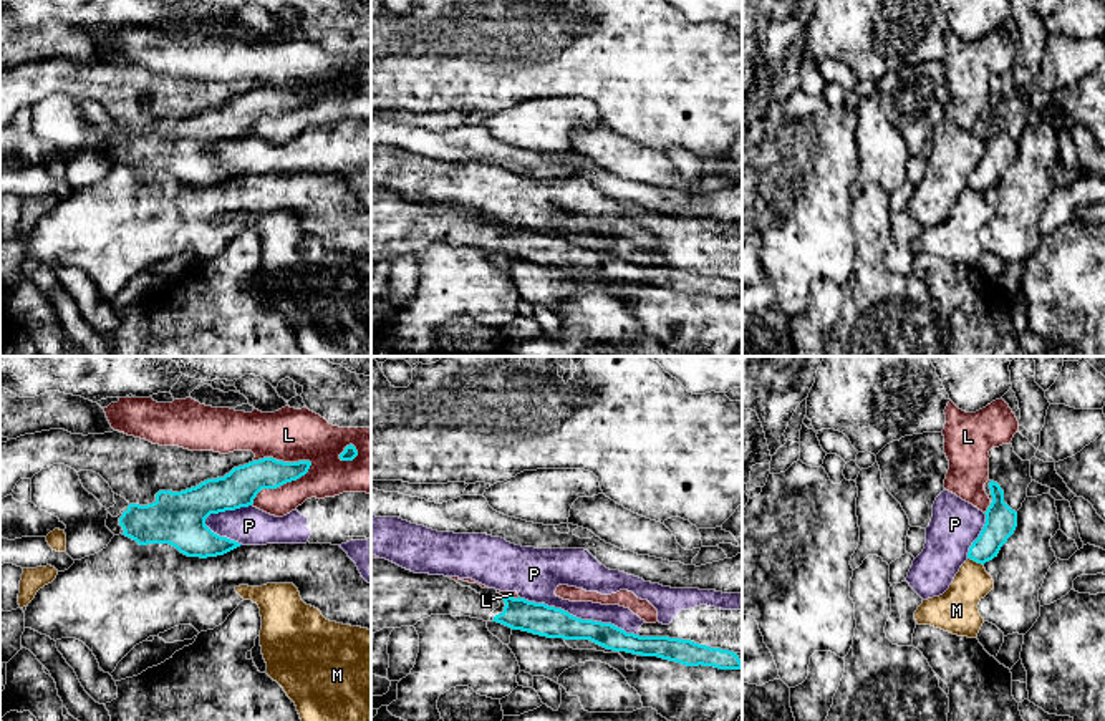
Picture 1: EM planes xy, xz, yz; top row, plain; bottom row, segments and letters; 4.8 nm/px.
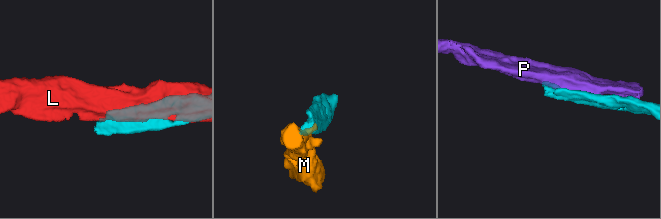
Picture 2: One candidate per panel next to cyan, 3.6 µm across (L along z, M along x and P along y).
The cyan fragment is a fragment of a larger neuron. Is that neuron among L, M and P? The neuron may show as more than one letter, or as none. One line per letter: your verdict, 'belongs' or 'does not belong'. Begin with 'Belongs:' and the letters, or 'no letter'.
Belongs: no letter
L: does not belong
M: does not belong
P: does not belong

